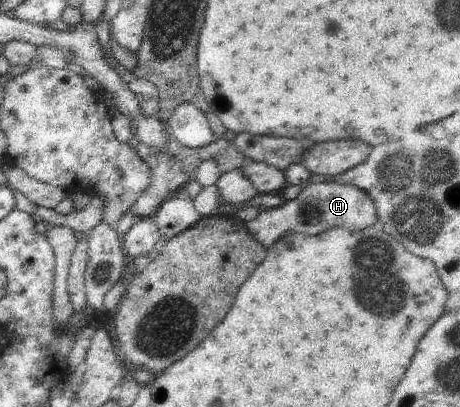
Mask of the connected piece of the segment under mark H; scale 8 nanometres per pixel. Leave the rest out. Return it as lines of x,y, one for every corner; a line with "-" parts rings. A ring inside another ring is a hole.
316,182
308,184
296,198
283,205
261,210
254,220
248,221
244,226
252,234
252,238
260,242
265,249
269,249
280,237
290,233
318,236
334,228
348,228
350,232
360,232
376,222
376,205
367,191
335,182

